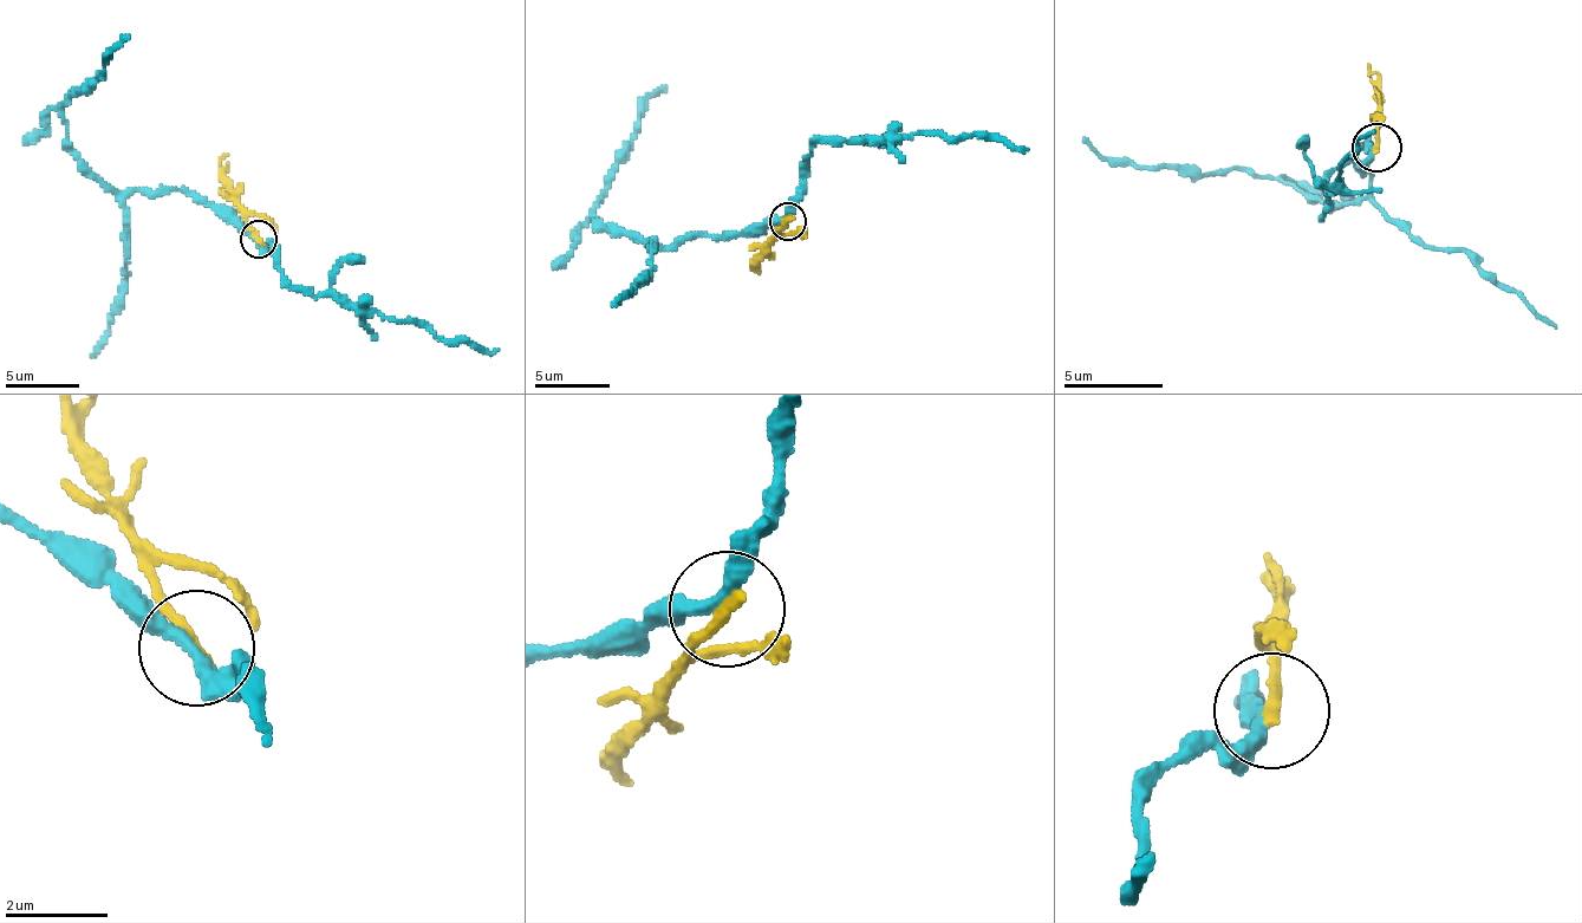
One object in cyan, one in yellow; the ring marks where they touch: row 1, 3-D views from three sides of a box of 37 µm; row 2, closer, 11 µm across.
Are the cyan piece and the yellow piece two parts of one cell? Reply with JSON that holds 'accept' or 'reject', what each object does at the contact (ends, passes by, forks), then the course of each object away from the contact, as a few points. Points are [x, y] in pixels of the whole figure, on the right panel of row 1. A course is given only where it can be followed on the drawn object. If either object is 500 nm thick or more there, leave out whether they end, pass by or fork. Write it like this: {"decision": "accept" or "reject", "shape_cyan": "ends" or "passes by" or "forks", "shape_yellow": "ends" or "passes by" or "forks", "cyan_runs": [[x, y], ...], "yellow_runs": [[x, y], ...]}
{"decision": "reject", "shape_cyan": "passes by", "shape_yellow": "ends", "cyan_runs": [[1373, 147], [1355, 149], [1368, 194], [1354, 206], [1222, 169], [1118, 167], [1081, 136]], "yellow_runs": [[1378, 147], [1379, 90], [1368, 63]]}

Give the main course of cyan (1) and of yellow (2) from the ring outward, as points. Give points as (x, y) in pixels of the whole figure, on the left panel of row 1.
1: (258, 236), (183, 189), (102, 186), (71, 145), (62, 102), (97, 79), (129, 36)
2: (258, 239), (239, 193), (223, 177), (227, 155)

